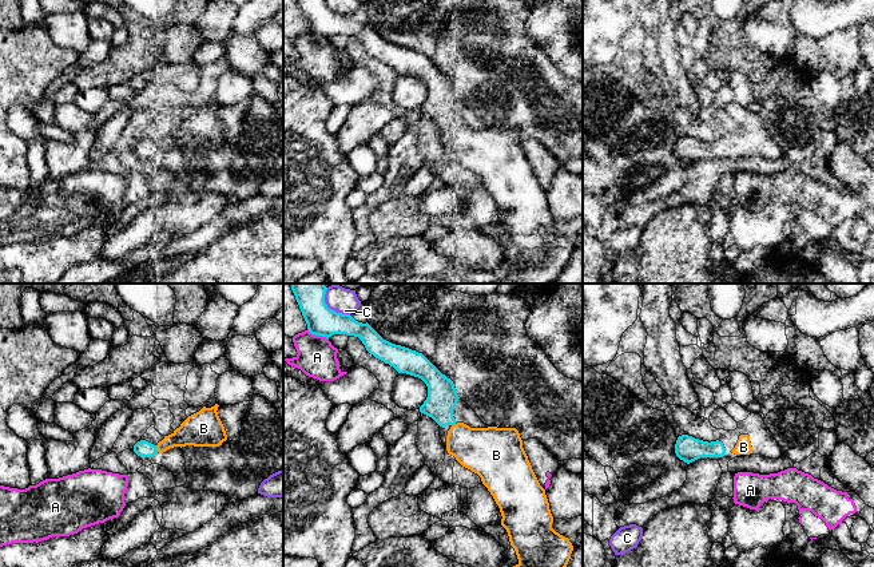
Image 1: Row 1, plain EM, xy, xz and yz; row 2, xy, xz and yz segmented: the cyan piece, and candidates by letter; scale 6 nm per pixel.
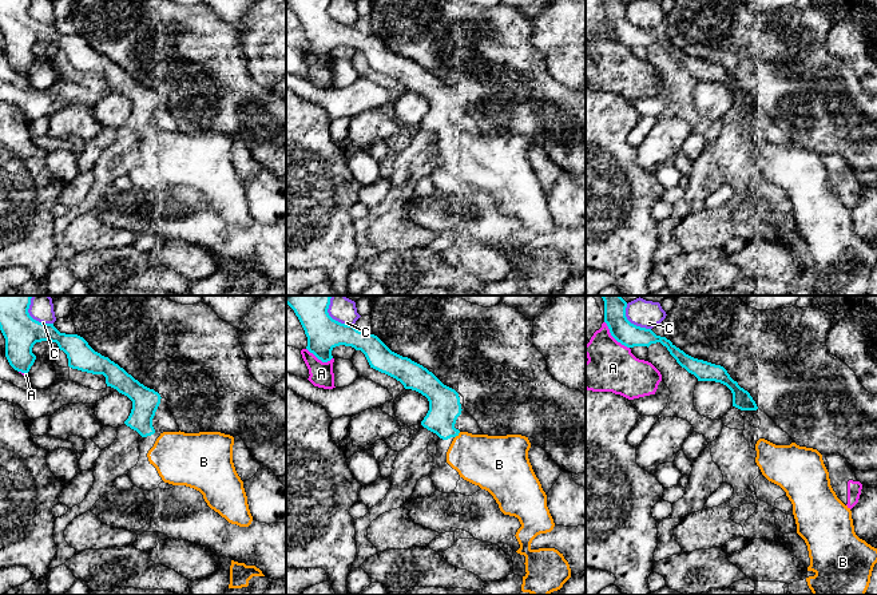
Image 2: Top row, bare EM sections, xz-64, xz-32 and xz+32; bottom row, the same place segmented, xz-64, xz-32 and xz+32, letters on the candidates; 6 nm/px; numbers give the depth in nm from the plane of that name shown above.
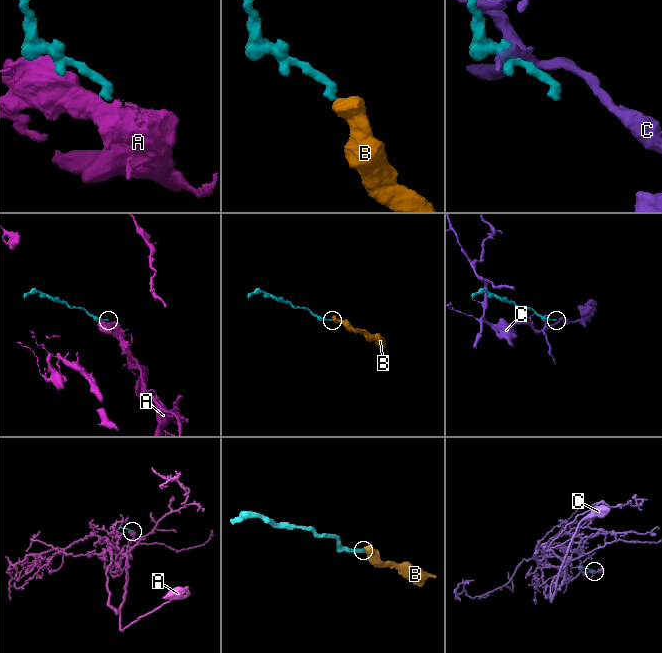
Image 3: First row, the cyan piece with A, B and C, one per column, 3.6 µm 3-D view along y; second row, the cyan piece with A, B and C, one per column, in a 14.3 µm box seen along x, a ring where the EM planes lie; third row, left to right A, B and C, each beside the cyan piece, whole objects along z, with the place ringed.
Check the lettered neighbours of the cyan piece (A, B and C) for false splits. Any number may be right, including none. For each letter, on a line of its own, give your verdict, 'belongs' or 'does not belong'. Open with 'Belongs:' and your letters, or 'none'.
Belongs: B
A: does not belong
B: belongs
C: does not belong

